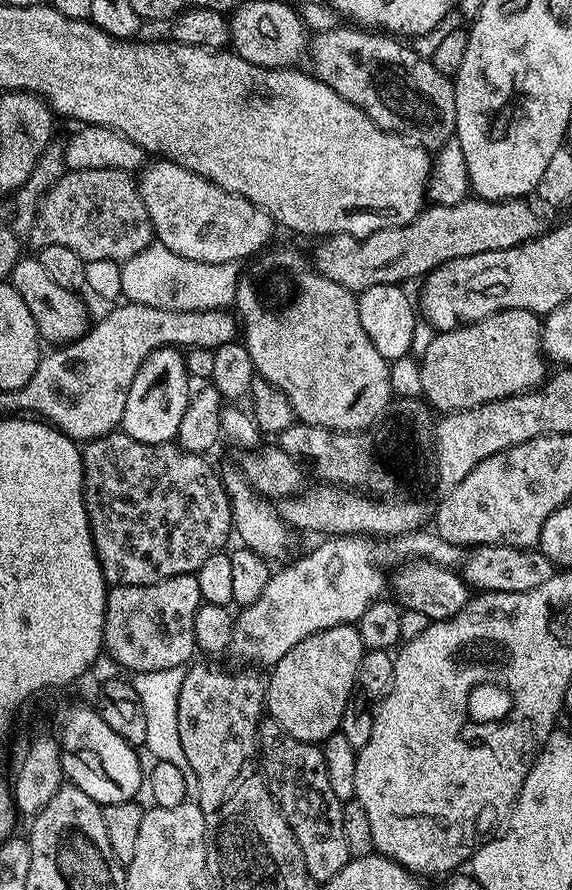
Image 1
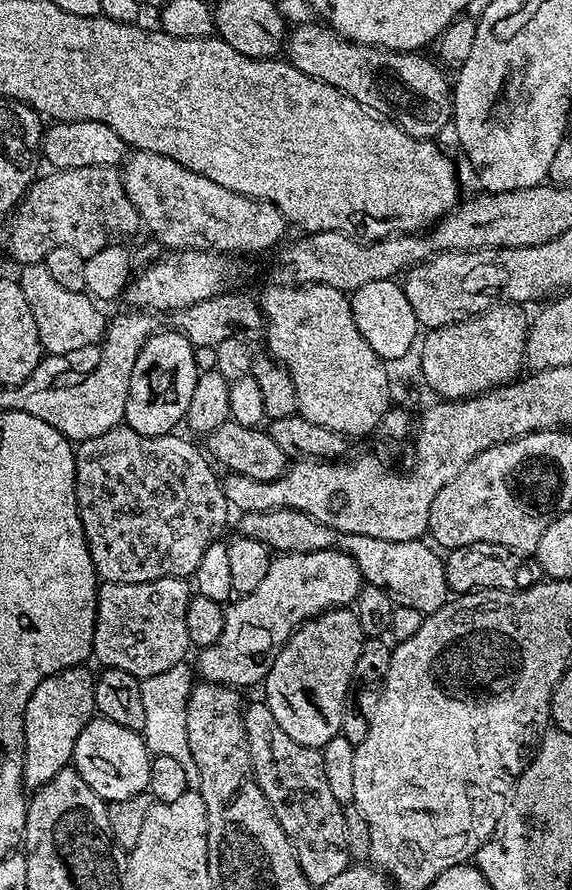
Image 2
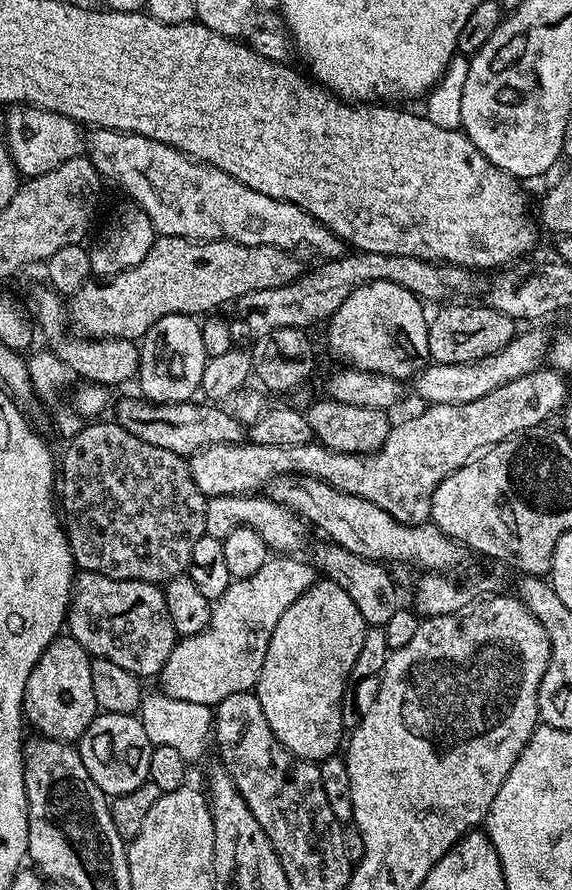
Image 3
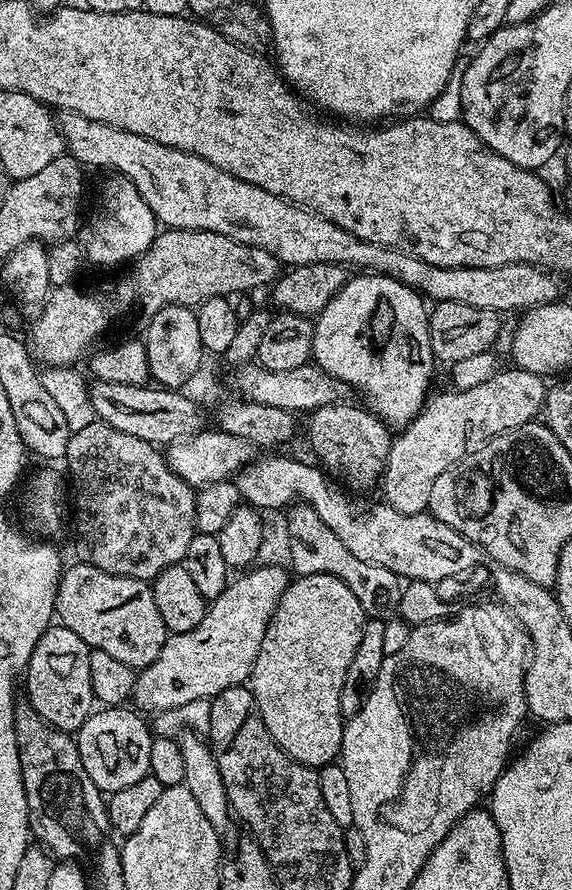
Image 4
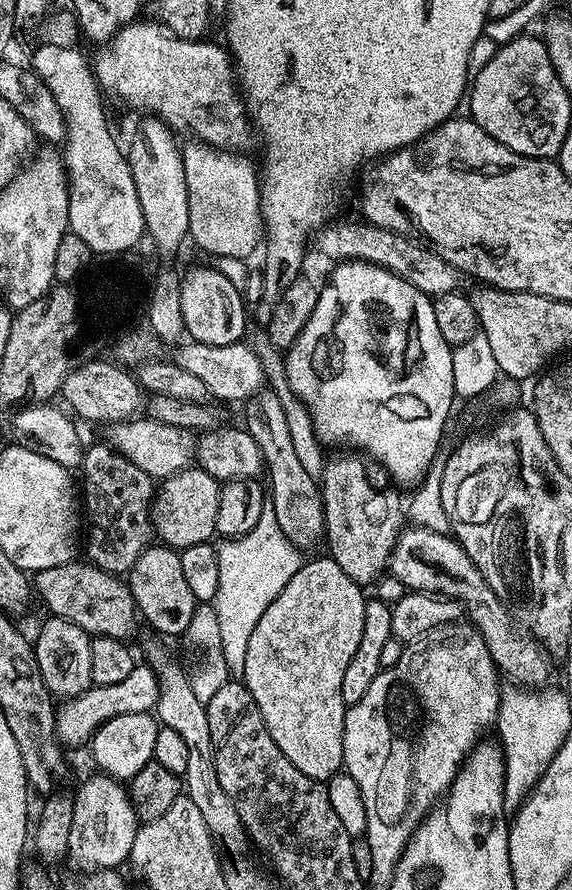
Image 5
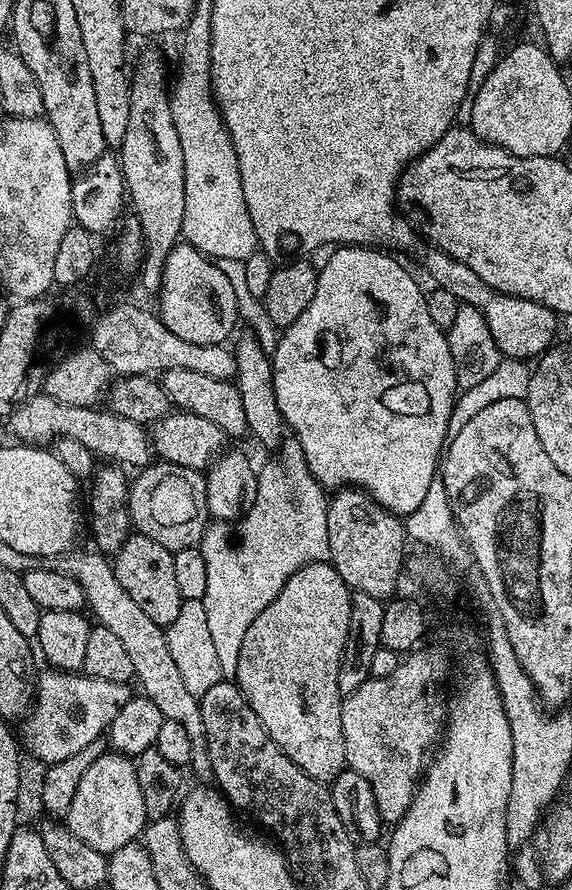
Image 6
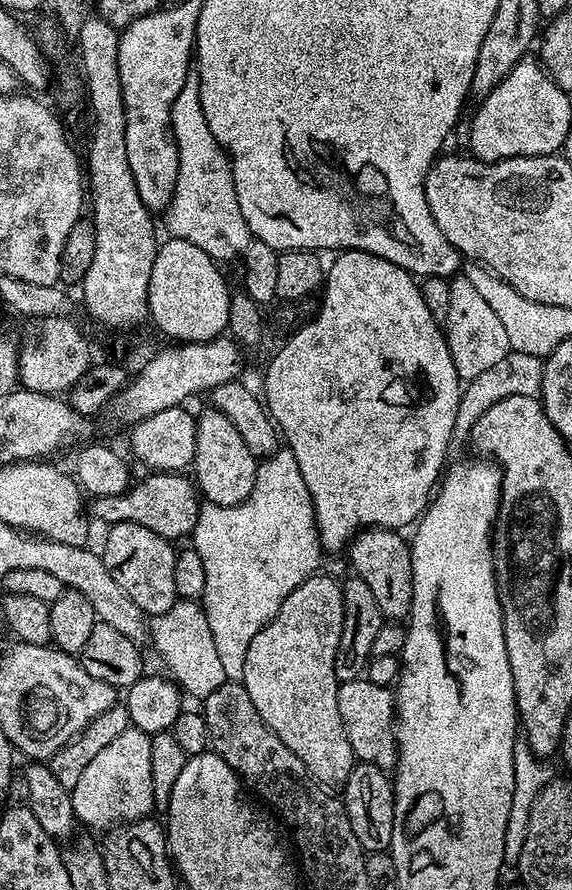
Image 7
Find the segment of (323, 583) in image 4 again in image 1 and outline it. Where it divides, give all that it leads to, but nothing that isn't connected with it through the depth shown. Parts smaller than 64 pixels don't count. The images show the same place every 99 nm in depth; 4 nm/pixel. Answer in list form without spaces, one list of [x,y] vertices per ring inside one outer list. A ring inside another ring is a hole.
[[[339,624],[302,638],[294,650],[271,665],[272,677],[266,680],[266,712],[294,738],[320,744],[340,730],[346,702],[353,699],[358,662],[362,662],[365,646],[359,627]]]

